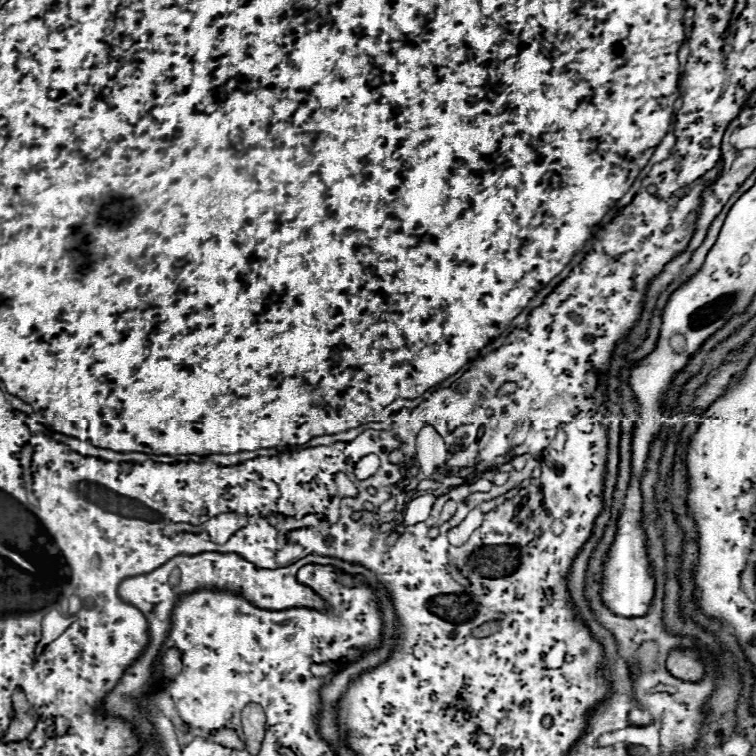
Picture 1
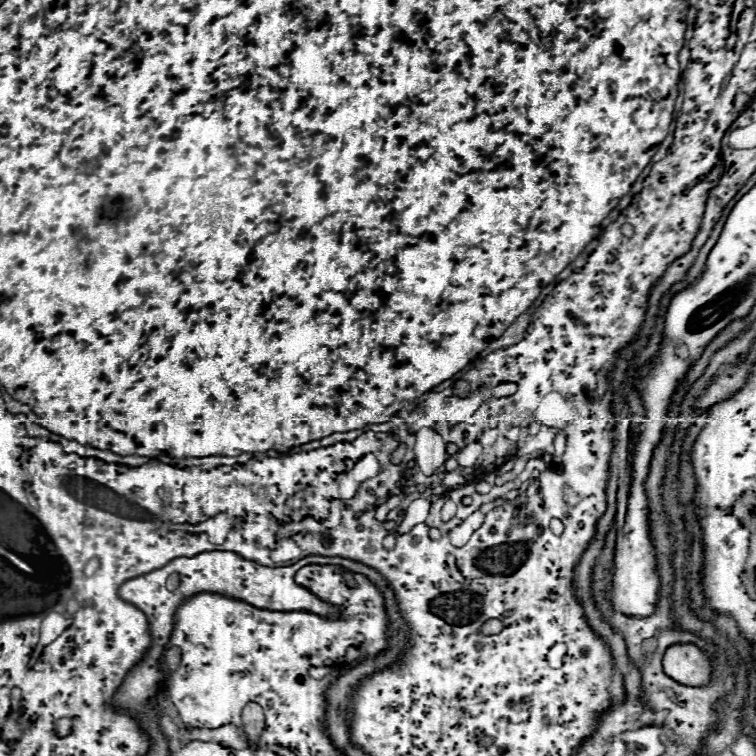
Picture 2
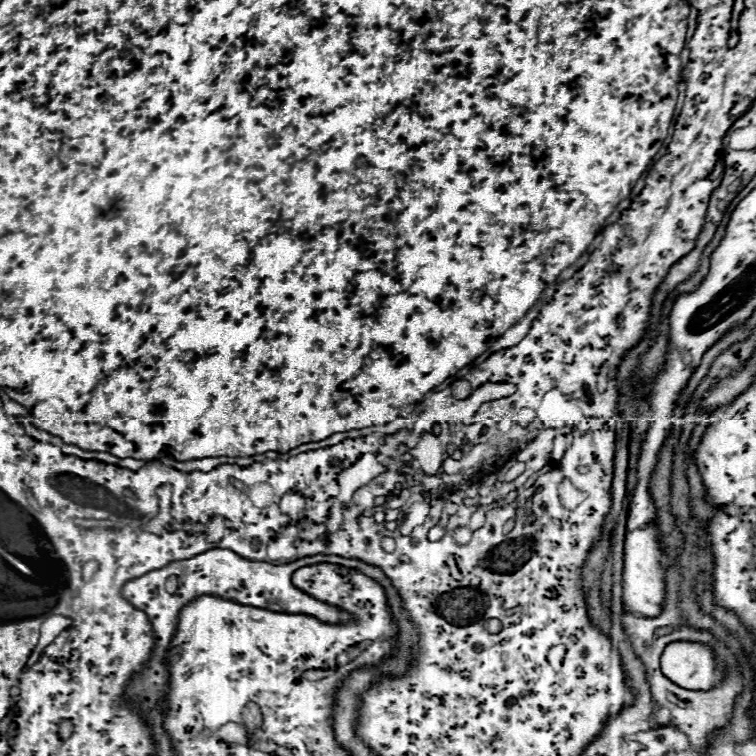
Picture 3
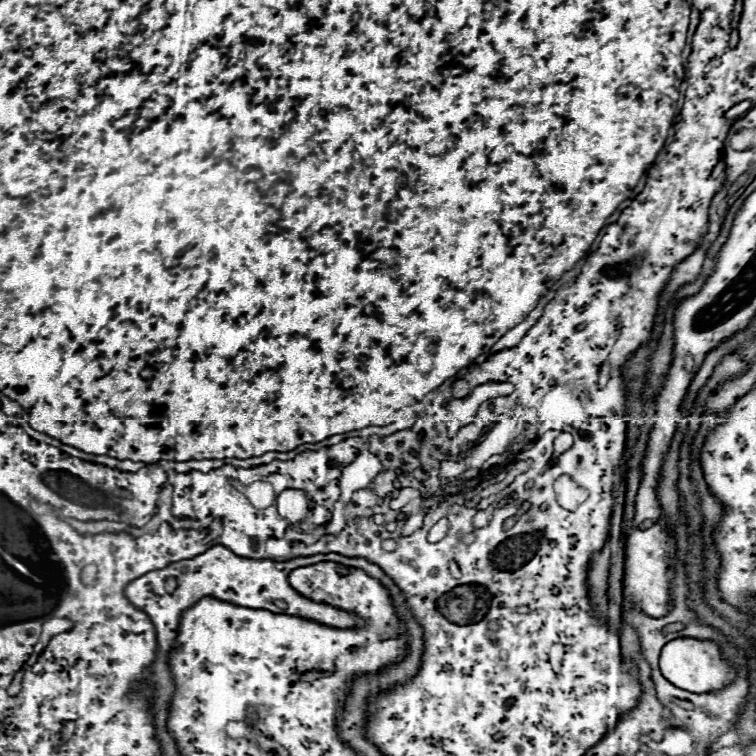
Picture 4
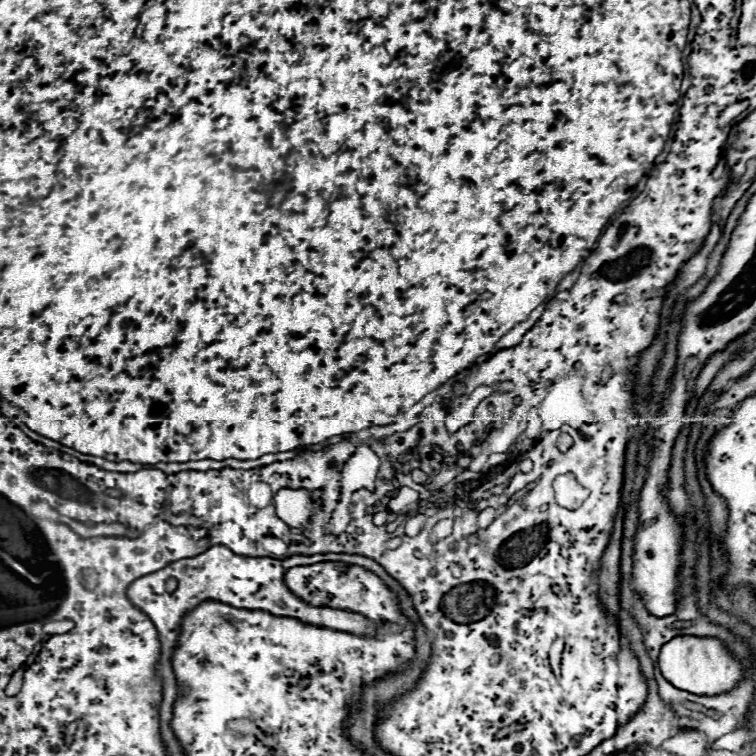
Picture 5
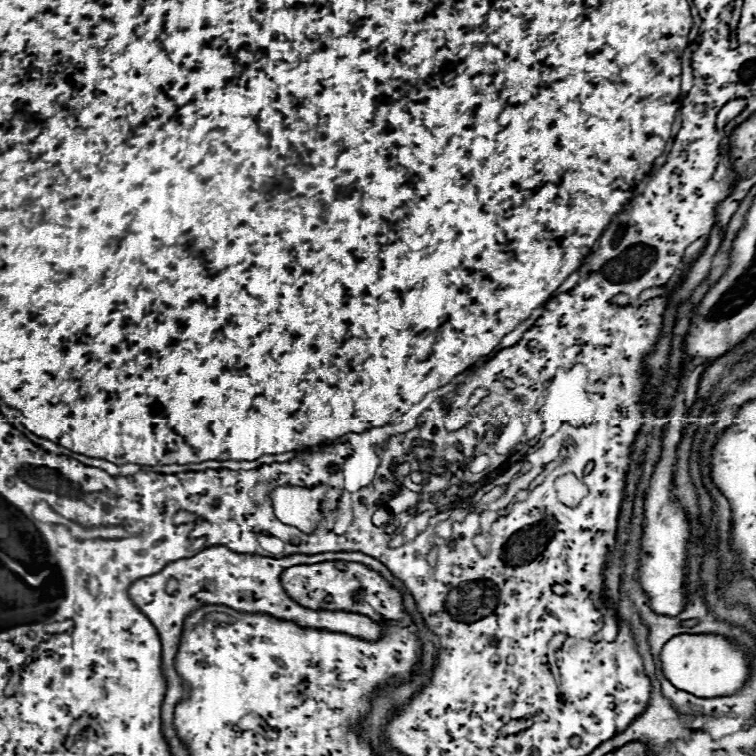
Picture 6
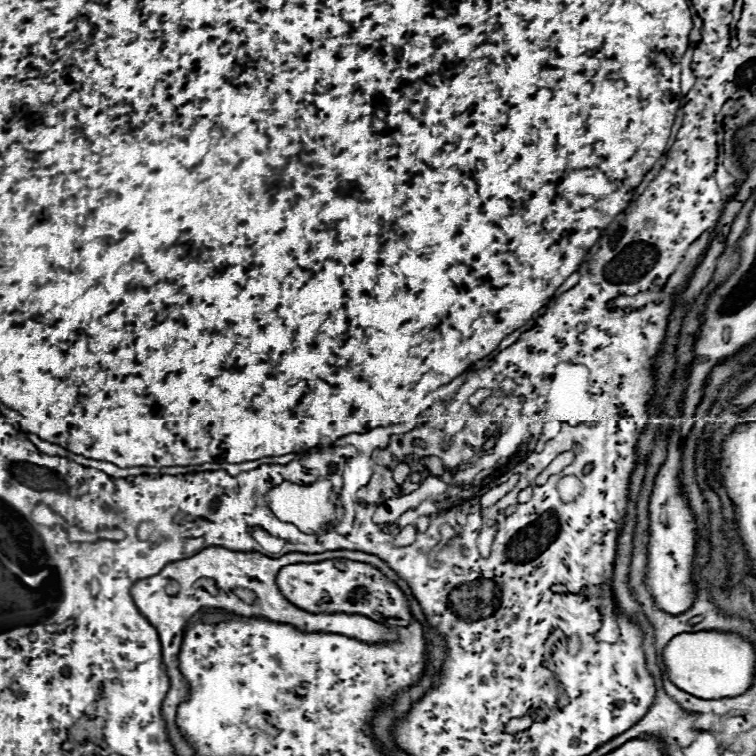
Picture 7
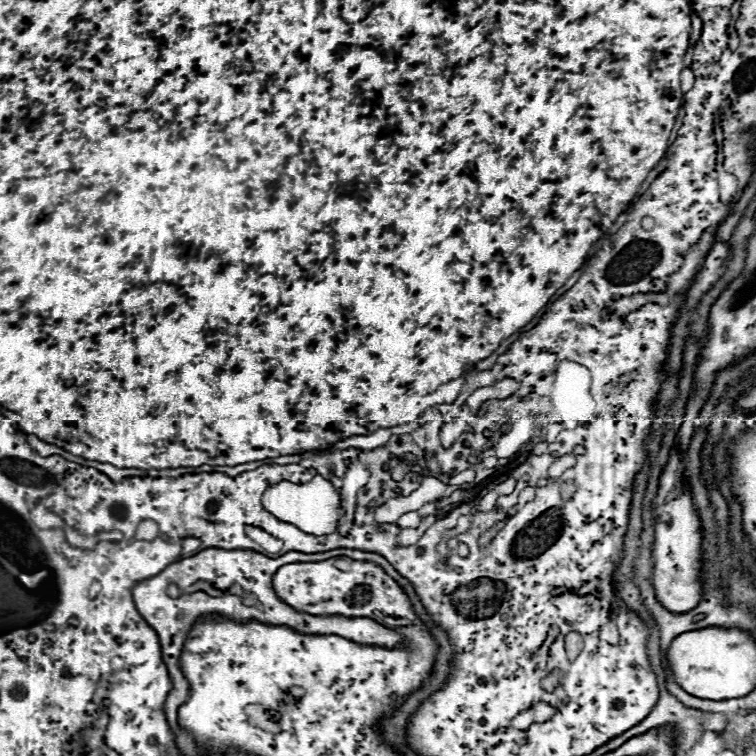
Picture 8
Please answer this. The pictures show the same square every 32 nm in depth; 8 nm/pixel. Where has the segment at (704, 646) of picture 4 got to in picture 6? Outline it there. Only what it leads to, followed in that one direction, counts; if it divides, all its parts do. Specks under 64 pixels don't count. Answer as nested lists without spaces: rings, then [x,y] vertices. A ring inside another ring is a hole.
[[[682,634],[668,640],[660,652],[660,668],[664,676],[680,690],[702,698],[728,696],[738,692],[748,678],[748,656],[732,642],[716,634]]]

